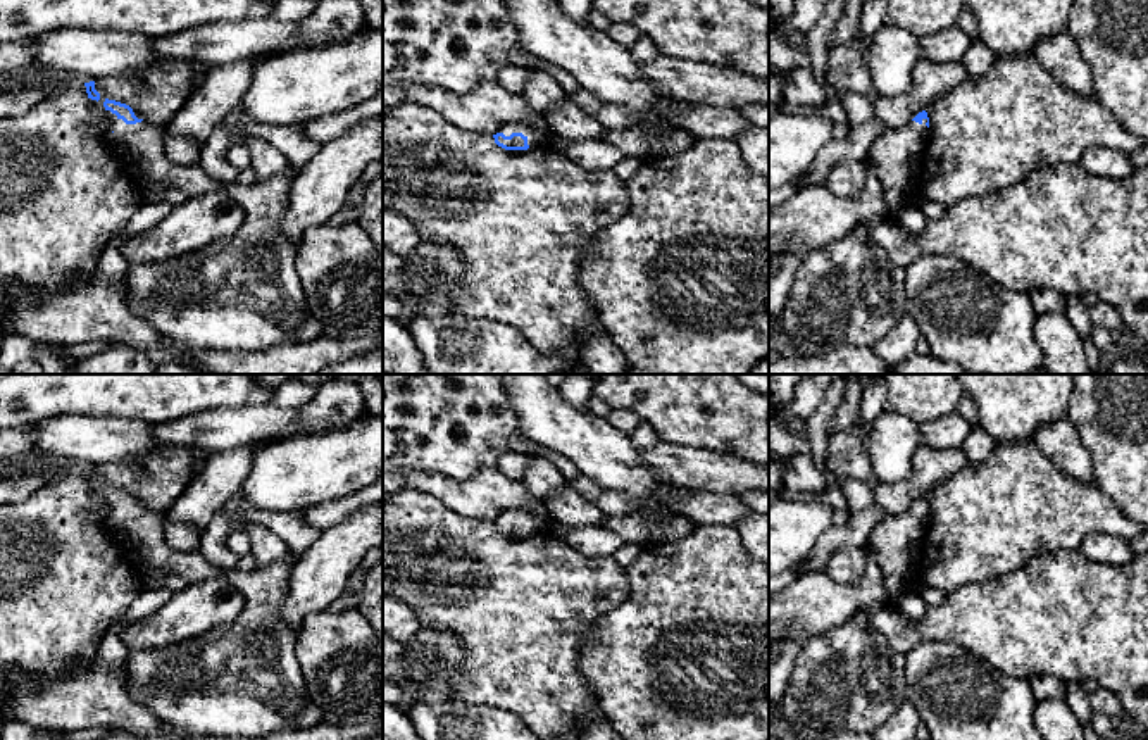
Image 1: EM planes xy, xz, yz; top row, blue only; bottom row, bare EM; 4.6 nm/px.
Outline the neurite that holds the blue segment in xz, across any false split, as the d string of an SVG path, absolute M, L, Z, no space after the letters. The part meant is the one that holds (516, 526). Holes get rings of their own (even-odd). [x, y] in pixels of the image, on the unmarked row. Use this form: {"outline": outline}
{"outline": "M508 509L493 524L505 536L527 536L541 531L543 517L526 509Z"}

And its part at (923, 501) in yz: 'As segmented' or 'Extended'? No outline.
Extended

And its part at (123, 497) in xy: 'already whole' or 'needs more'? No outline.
needs more

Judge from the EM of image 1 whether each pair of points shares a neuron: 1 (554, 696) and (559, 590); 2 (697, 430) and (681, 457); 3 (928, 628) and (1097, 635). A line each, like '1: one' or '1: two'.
1: one
2: two
3: one

